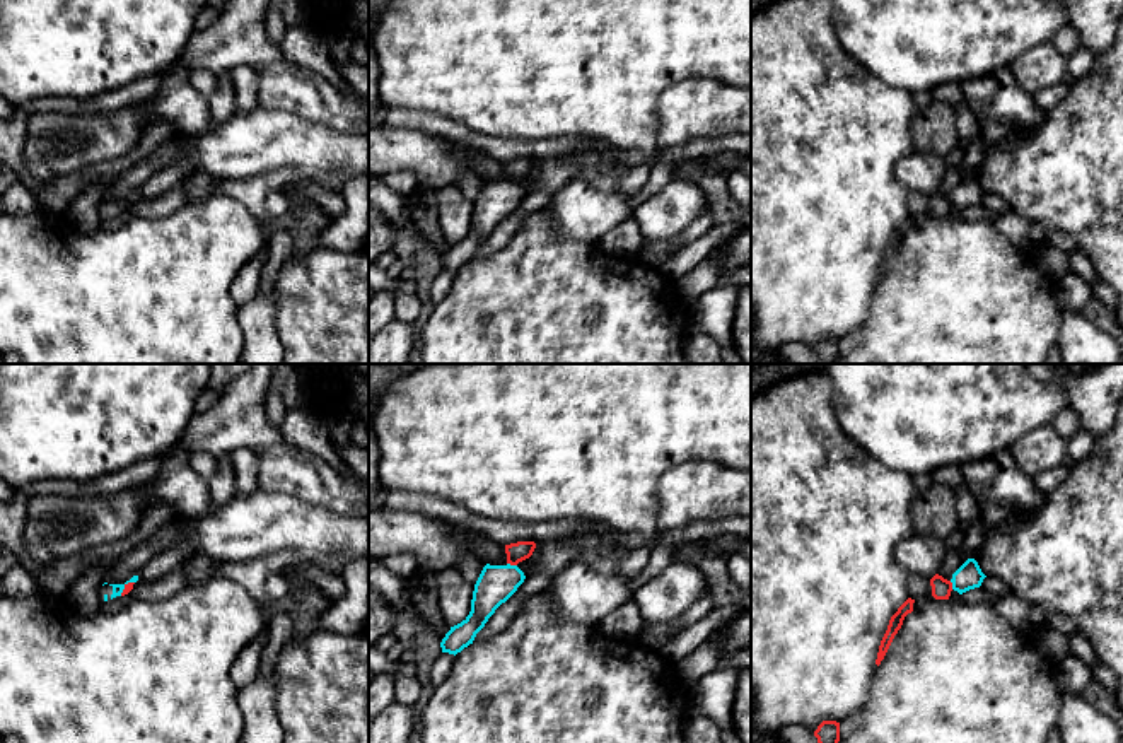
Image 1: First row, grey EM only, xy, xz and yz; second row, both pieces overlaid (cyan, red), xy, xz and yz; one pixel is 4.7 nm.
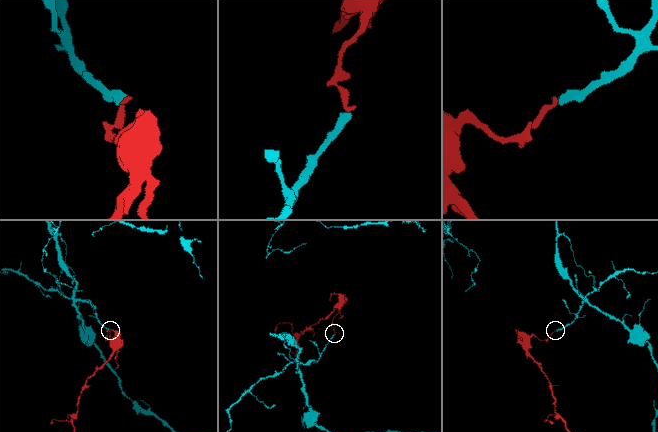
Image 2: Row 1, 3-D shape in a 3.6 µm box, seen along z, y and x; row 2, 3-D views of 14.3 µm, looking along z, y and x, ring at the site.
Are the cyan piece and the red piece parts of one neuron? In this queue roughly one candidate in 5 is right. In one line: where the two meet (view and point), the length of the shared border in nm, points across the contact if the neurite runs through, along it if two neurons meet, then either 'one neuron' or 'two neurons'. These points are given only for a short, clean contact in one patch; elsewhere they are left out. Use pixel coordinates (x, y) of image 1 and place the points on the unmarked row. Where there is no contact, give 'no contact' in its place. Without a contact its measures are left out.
contact xz (512, 183); length 50 nm; border xz (507, 180), (516, 183); two neurons

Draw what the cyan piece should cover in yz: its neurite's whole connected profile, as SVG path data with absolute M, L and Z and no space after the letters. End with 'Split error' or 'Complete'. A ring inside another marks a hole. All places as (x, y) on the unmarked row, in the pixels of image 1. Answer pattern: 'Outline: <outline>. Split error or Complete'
Outline: M968 176L954 191L952 191L952 207L959 212L980 205L986 193L981 190L975 176Z. Complete

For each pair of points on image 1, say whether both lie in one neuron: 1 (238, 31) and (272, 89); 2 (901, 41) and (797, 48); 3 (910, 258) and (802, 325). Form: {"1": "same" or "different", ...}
{"1": "different", "2": "different", "3": "different"}

